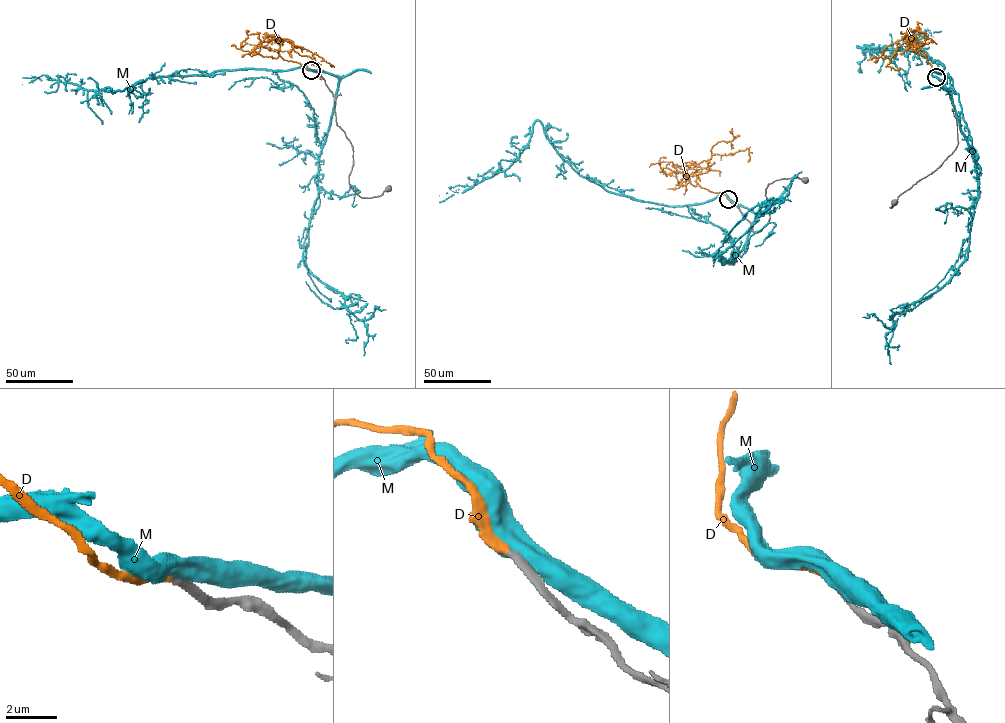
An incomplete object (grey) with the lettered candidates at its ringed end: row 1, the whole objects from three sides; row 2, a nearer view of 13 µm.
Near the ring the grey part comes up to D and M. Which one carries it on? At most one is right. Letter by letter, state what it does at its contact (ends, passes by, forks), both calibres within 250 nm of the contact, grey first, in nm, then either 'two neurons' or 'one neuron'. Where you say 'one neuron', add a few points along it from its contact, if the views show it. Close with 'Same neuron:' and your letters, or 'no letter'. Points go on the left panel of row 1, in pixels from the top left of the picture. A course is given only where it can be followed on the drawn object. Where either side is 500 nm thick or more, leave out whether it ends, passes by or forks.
D: it ends | 300/280 nm | one neuron | via (311, 70), (279, 55), (280, 39), (291, 40), (293, 44), (317, 55), (330, 64)
M: 320/550 nm | two neurons
Same neuron: D

